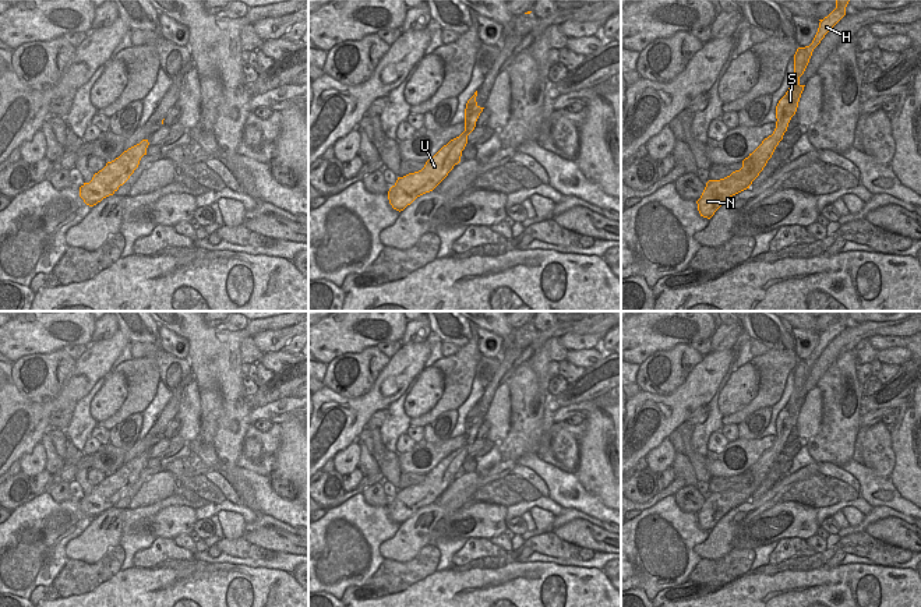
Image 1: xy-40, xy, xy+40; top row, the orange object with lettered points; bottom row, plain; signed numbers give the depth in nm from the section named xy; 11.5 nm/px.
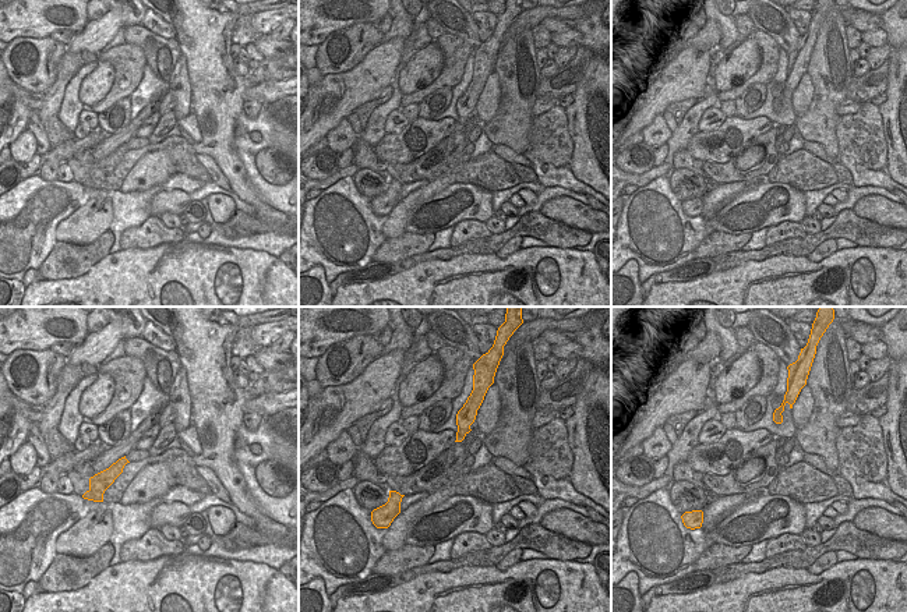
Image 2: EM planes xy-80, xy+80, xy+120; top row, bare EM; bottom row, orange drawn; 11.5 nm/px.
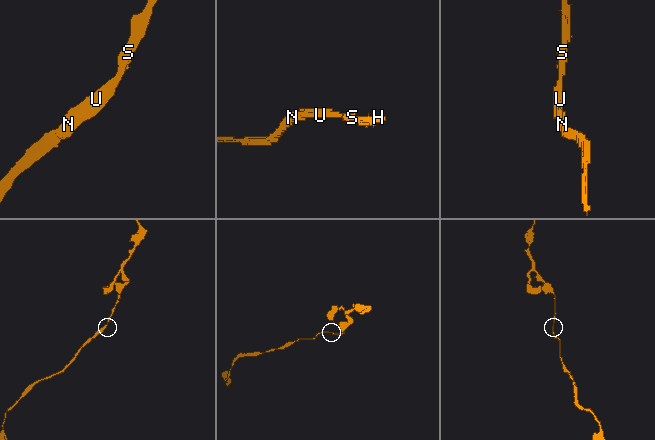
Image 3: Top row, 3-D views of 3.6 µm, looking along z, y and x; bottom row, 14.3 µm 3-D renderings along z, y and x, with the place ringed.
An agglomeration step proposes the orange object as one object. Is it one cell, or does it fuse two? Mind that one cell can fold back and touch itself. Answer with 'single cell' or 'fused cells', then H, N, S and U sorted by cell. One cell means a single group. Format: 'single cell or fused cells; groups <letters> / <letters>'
single cell; groups H N S U

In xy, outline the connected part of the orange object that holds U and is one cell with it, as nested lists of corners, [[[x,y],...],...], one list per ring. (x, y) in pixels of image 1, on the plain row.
[[[477,403],[466,416],[465,444],[431,469],[421,483],[398,490],[396,495],[389,501],[388,512],[394,522],[400,525],[417,509],[433,504],[460,474],[467,448],[474,442],[476,434],[484,421],[477,417],[476,409]]]

